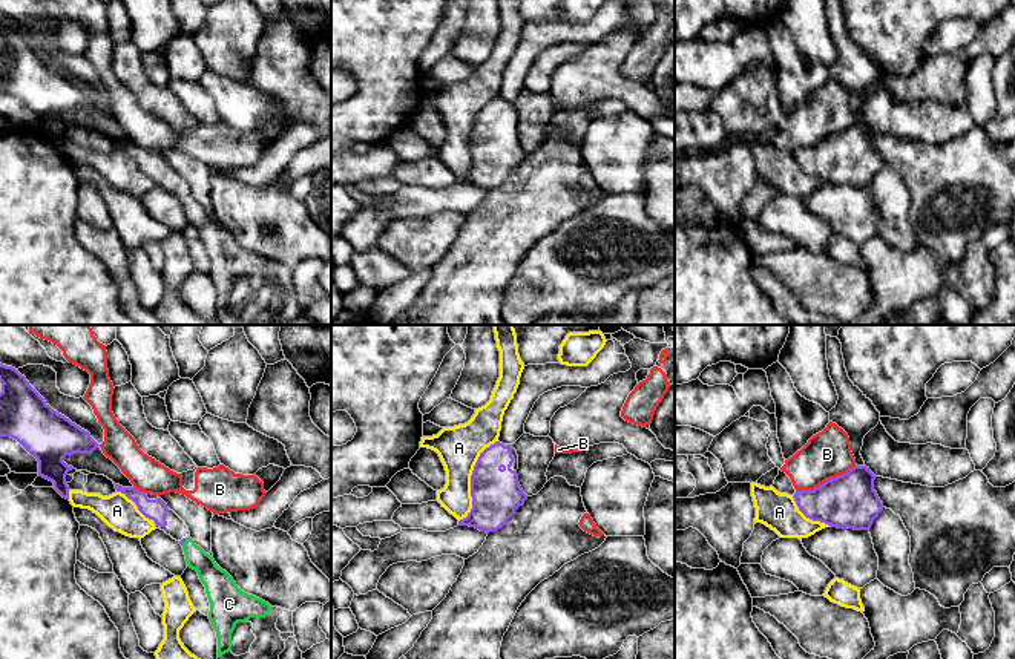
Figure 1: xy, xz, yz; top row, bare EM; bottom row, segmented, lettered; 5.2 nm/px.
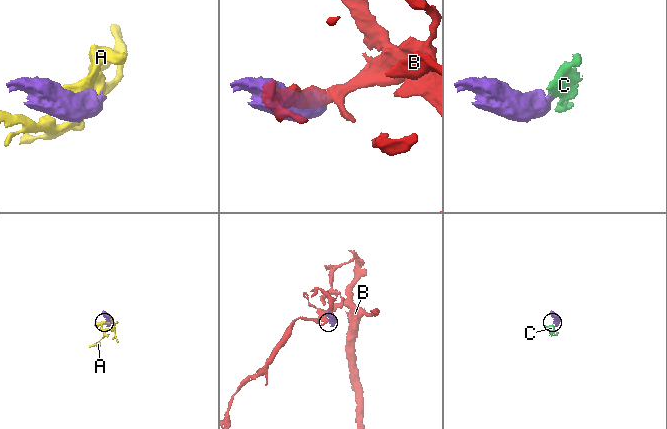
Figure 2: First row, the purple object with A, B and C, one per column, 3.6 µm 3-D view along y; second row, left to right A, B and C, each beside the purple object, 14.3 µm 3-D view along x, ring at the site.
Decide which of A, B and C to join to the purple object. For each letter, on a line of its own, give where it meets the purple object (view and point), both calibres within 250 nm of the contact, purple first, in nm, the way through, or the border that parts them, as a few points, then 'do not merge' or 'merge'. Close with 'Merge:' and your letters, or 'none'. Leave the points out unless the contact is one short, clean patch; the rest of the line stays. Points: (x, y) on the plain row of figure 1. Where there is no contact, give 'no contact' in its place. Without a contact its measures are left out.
A: meets purple in xz at (471, 137); 260 nm thick on the purple side, 220 nm on the other; border along xz (497, 97), (480, 111), (474, 123), (471, 167), (459, 178); do not merge
B: meets purple in yz at (827, 137); 280 nm thick on the purple side, 240 nm on the other; do not merge
C: meets purple in xy at (184, 198); 20 nm thick on the purple side, 130 nm on the other; runs through xy (183, 196), (184, 198), (213, 235); merge
Merge: C

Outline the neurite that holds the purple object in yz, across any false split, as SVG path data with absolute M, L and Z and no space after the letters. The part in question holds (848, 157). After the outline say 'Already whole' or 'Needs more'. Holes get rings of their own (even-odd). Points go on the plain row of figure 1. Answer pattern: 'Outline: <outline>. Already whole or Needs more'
Outline: M856 121L814 147L796 147L793 155L799 167L813 178L837 185L869 187L883 167L874 136L869 124Z. Already whole

